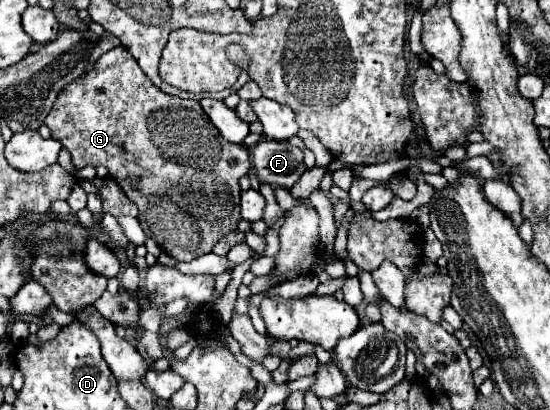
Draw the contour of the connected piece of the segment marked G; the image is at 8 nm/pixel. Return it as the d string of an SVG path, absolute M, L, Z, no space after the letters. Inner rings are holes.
M115 47L107 53L103 53L97 63L93 65L91 71L87 71L83 77L79 77L77 81L73 81L71 85L67 85L65 89L61 89L61 93L57 95L57 101L53 105L53 109L49 111L49 115L45 117L45 125L51 129L51 137L61 141L61 145L71 153L71 161L75 165L75 169L83 169L85 165L105 165L109 171L109 177L123 189L123 193L139 207L139 221L143 231L157 241L157 245L161 249L165 249L173 259L177 261L193 261L199 255L205 255L213 249L213 245L229 231L237 229L239 223L239 205L237 205L237 197L241 193L239 187L239 179L243 175L247 175L249 167L251 167L251 159L247 157L247 149L243 145L233 145L229 141L225 141L221 137L221 133L217 133L215 125L209 121L209 117L205 115L205 111L201 109L199 101L191 101L191 99L179 99L179 97L171 97L163 91L159 91L141 71L141 67L137 65L137 61L133 59L133 55L125 49L125 47Z

